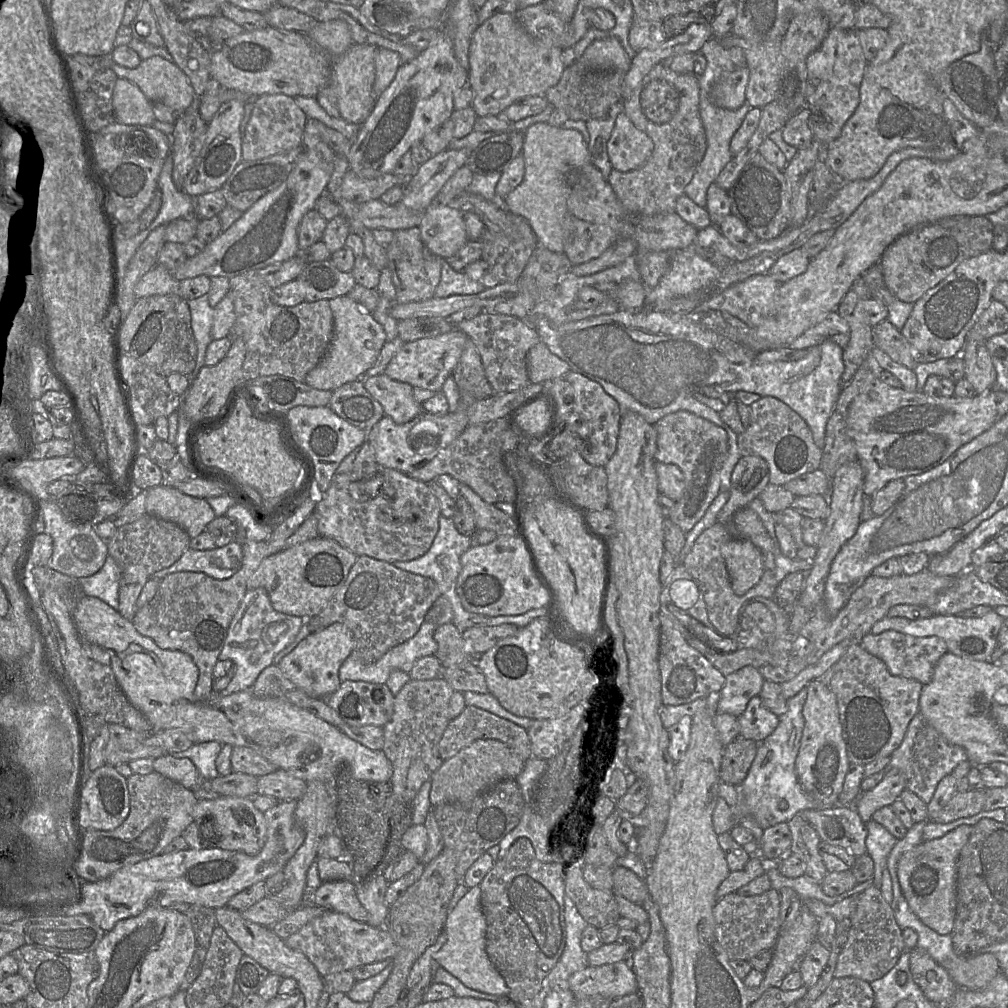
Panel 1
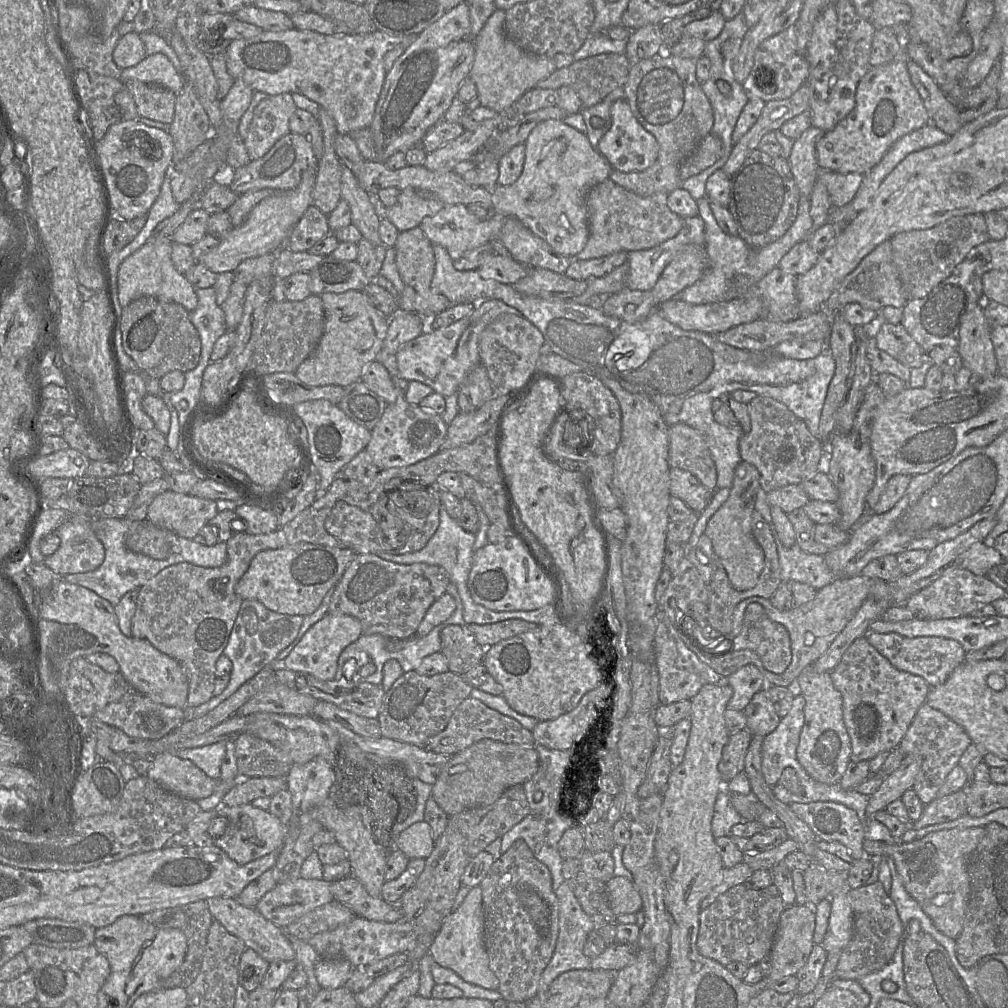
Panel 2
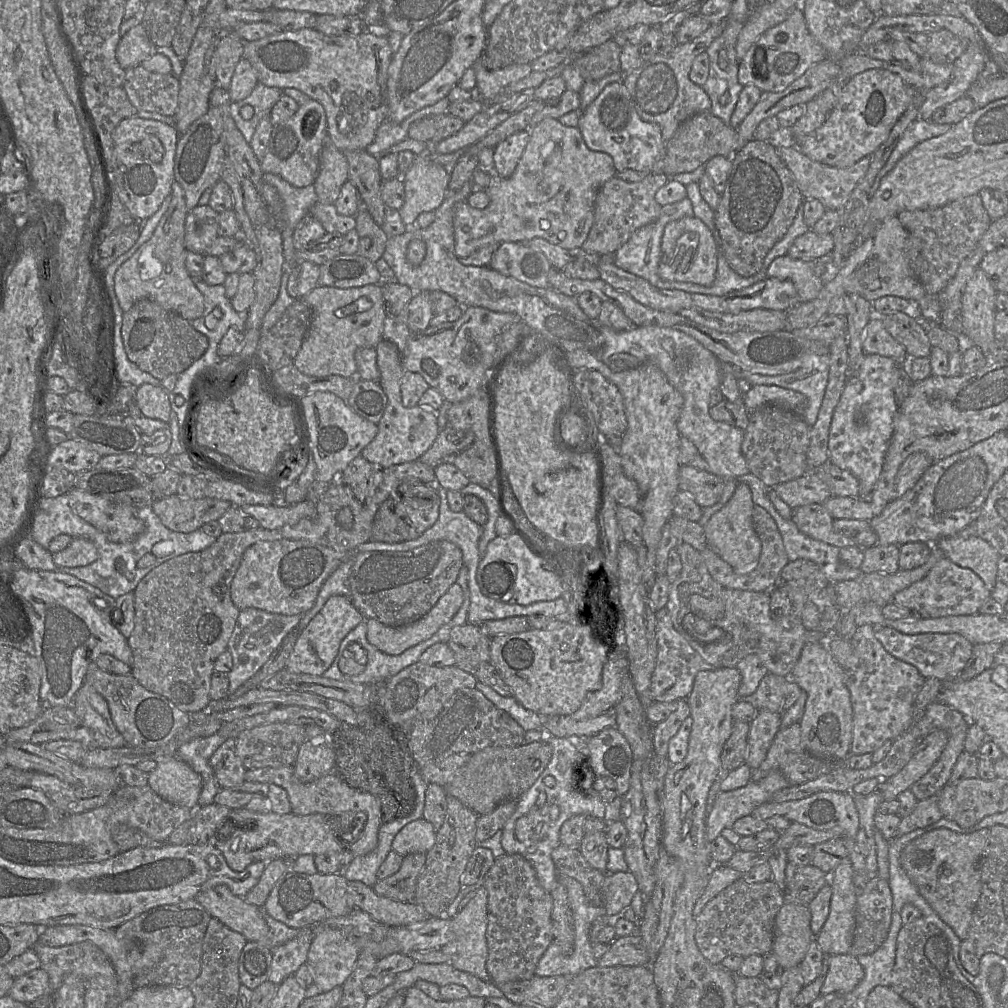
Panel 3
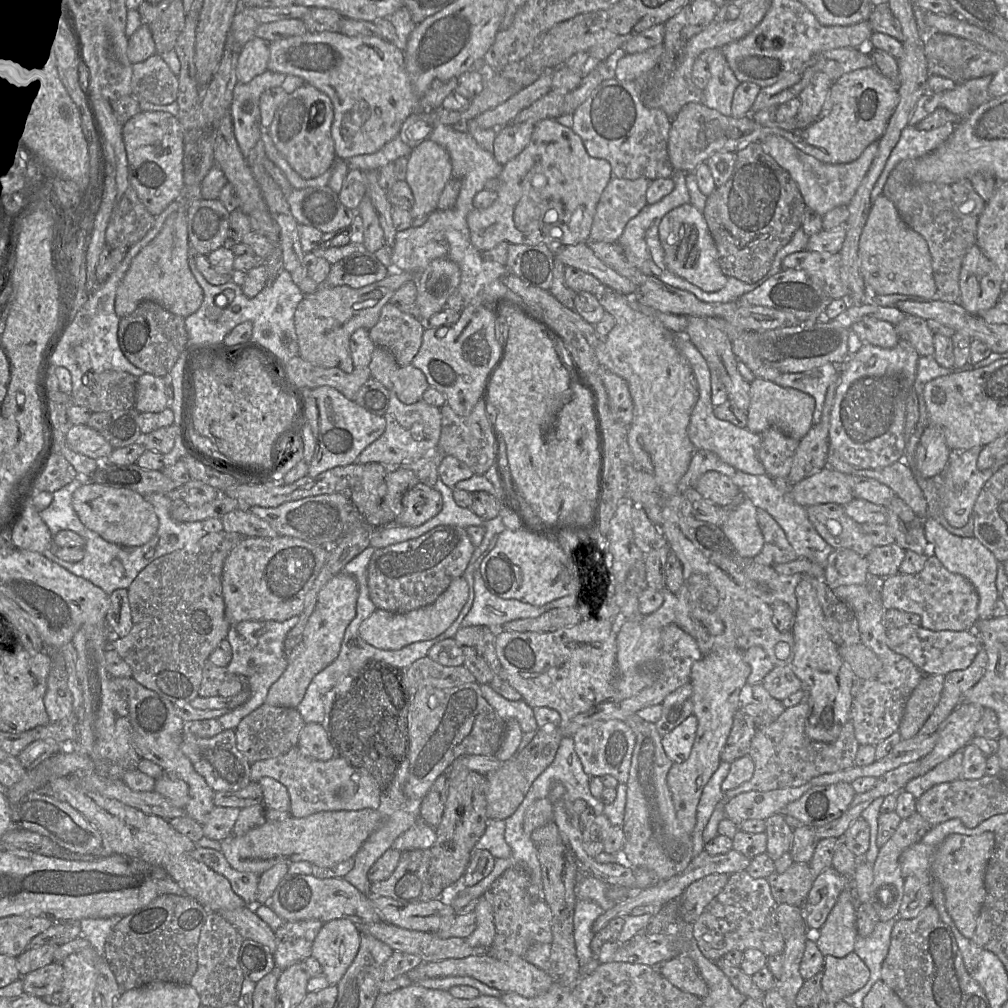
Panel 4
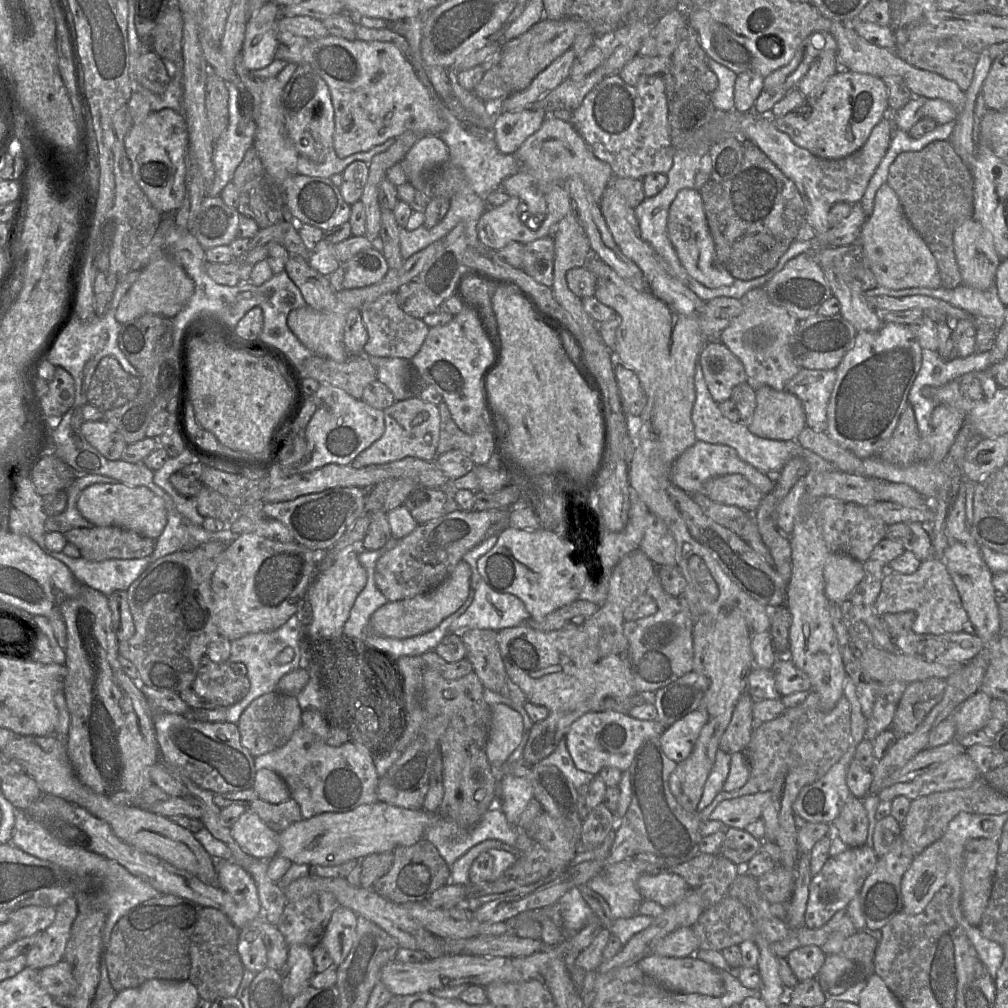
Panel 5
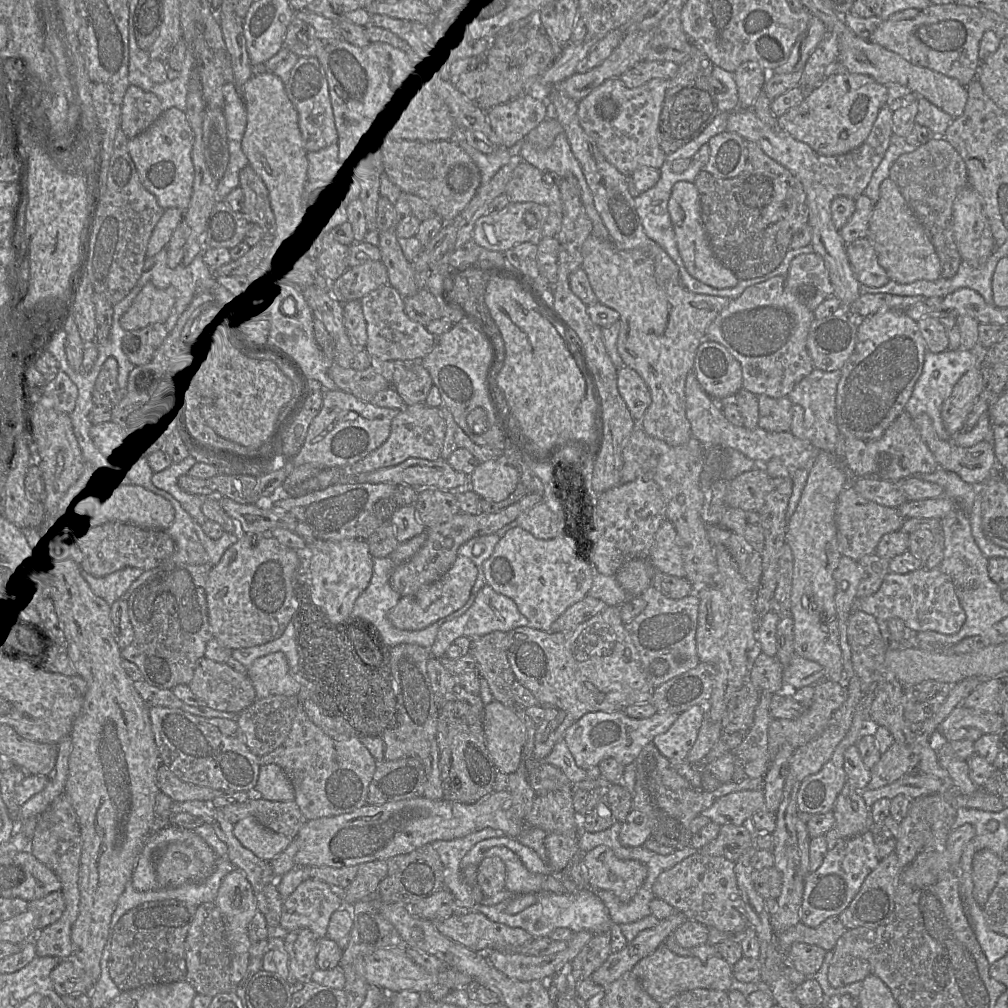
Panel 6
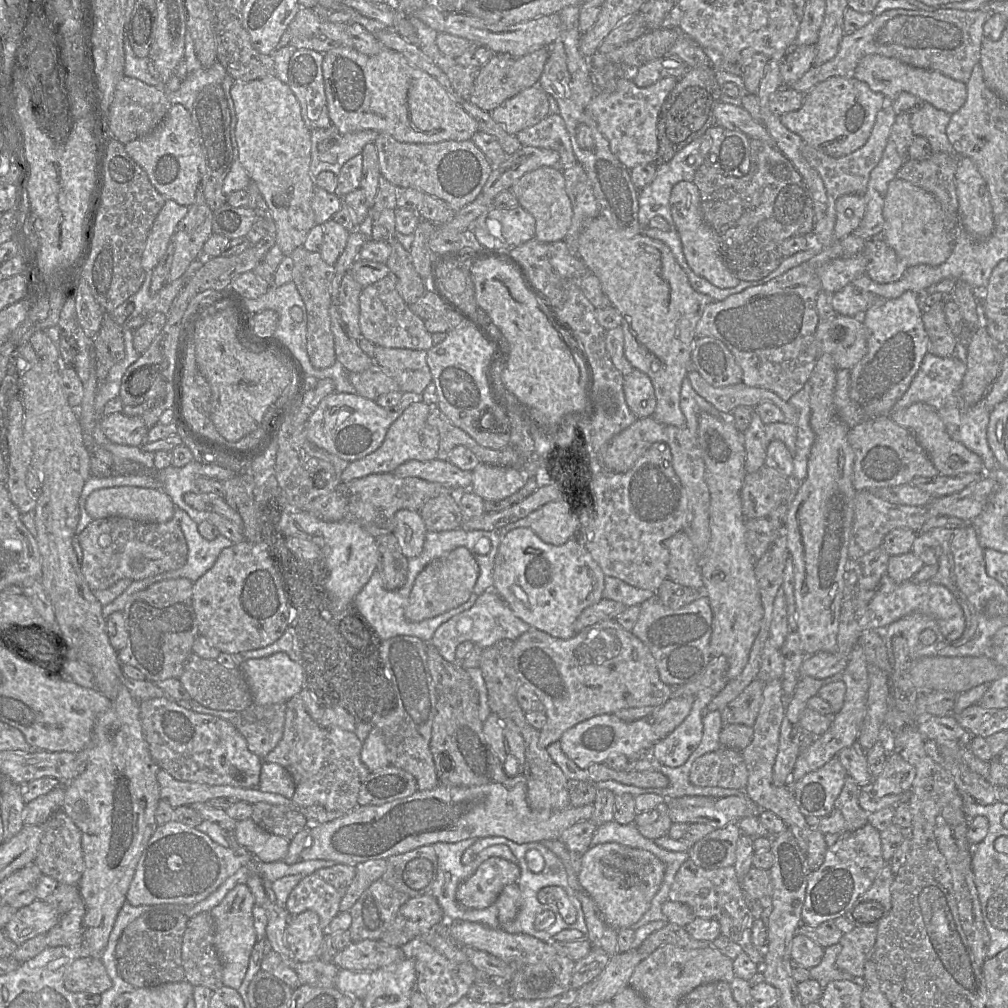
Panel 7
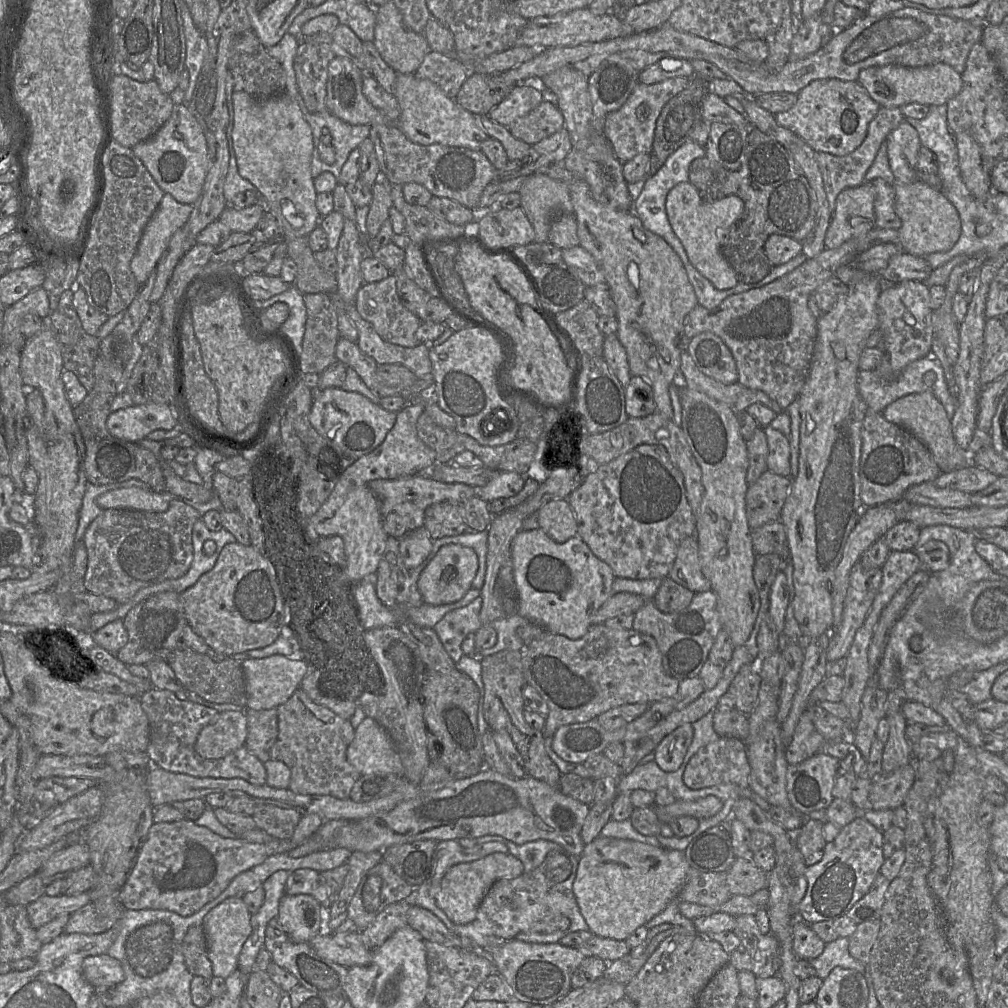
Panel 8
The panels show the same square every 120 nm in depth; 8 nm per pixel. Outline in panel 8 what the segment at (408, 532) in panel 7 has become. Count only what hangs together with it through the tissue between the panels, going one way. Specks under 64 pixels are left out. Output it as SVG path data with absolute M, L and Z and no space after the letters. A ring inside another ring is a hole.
M424 526L399 539L399 552L409 571L419 566L428 557L432 551L432 541Z

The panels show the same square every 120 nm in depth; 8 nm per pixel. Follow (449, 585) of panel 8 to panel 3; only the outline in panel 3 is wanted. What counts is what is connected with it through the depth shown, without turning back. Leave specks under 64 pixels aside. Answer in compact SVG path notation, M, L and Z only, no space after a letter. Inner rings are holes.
M454 583L448 591L440 597L431 610L420 619L403 626L387 626L378 620L368 619L367 621L367 640L378 650L388 655L399 655L405 650L432 637L442 626L449 623L459 611L464 601L461 586Z

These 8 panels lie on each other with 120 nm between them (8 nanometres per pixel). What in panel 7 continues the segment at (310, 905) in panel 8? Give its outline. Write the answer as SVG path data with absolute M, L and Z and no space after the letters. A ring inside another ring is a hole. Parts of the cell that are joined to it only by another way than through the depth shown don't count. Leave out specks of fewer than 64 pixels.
M306 910L290 916L284 932L285 944L298 962L318 958L324 931L319 926L318 915Z

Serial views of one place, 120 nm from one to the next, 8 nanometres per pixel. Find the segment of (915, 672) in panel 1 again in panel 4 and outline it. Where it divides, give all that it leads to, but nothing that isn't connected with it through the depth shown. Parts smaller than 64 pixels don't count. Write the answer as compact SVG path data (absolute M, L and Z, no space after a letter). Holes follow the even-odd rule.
M904 626L887 631L887 645L894 652L908 658L924 675L946 675L955 670L964 670L973 662L983 648L981 638L974 630L932 631L922 626Z

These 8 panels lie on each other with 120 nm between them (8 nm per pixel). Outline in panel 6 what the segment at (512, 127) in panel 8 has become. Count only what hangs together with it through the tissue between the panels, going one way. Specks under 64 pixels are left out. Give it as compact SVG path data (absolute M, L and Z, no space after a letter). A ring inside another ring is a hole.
M565 132L560 133L547 150L537 150L530 142L524 140L518 146L517 153L522 159L541 171L549 172L555 178L572 183L592 222L592 235L604 240L610 239L609 232L595 207L594 198L581 164L573 154Z

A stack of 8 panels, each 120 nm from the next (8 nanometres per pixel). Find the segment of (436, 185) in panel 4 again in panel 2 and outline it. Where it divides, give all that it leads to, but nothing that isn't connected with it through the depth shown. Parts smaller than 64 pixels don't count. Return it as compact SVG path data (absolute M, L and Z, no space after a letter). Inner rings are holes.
M403 190L398 202L386 209L380 209L382 218L389 220L399 232L420 225L423 218L433 216L444 208L442 202L426 199L411 190Z

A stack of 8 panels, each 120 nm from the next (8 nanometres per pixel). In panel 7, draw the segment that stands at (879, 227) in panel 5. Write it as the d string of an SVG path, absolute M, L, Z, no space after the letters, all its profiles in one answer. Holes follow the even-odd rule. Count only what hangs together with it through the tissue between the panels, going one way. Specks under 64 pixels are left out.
M895 178L888 184L882 214L884 228L880 237L895 251L905 267L919 264L938 266L950 256L953 248L953 232L946 227L943 210L932 194L908 181Z

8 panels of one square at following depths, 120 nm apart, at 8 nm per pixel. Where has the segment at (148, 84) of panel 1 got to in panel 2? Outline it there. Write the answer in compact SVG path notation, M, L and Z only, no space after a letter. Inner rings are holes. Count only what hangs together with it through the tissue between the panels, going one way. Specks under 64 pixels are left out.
M162 53L149 55L136 66L123 69L119 80L125 83L130 79L163 86L176 96L185 84L182 73L177 72L169 58Z

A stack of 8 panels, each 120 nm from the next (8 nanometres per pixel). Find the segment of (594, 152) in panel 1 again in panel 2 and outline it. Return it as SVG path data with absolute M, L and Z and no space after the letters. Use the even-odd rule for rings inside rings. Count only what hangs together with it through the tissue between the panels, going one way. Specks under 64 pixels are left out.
M619 87L608 94L600 103L583 108L580 113L586 125L587 138L597 150L600 139L611 127L611 106L617 99L624 99L624 87Z

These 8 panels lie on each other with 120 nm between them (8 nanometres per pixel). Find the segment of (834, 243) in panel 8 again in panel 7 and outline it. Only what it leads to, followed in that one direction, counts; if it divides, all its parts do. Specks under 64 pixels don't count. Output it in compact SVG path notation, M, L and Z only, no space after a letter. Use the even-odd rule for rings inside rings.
M863 194L840 196L835 202L834 237L840 240L853 233L860 225L866 209Z

